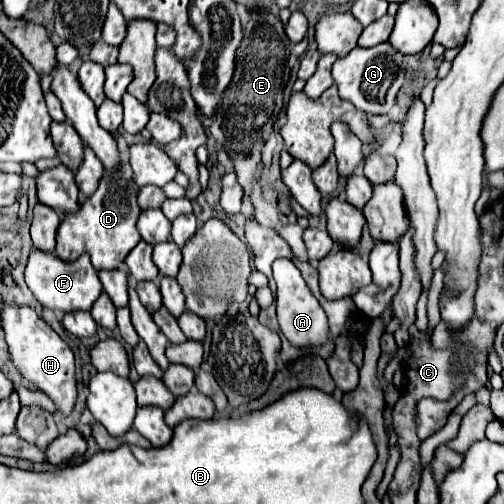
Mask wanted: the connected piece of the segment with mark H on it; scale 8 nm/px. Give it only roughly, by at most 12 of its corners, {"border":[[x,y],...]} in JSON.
{"border":[[4,306],[18,372],[70,416],[70,346],[28,306]]}

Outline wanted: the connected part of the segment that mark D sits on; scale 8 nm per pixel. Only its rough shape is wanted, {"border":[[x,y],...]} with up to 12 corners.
{"border":[[128,162],[64,216],[56,256],[116,270],[140,242]]}

